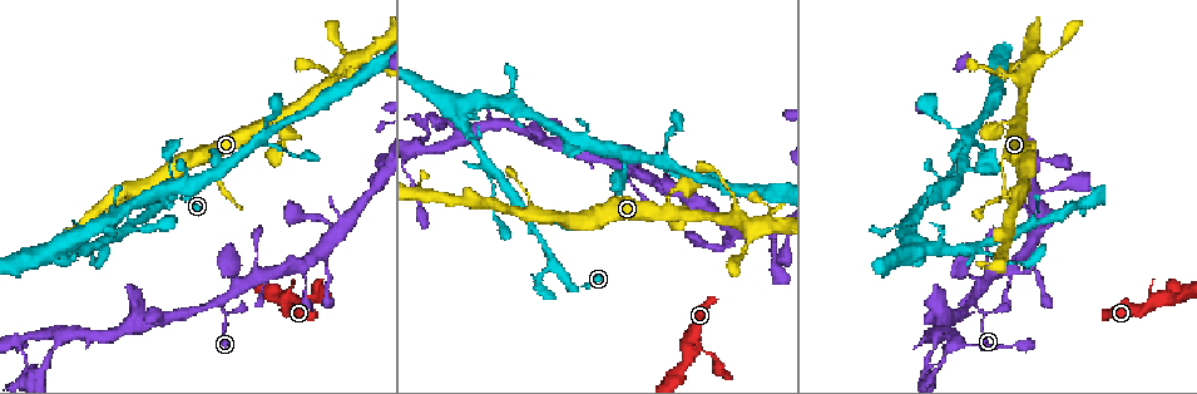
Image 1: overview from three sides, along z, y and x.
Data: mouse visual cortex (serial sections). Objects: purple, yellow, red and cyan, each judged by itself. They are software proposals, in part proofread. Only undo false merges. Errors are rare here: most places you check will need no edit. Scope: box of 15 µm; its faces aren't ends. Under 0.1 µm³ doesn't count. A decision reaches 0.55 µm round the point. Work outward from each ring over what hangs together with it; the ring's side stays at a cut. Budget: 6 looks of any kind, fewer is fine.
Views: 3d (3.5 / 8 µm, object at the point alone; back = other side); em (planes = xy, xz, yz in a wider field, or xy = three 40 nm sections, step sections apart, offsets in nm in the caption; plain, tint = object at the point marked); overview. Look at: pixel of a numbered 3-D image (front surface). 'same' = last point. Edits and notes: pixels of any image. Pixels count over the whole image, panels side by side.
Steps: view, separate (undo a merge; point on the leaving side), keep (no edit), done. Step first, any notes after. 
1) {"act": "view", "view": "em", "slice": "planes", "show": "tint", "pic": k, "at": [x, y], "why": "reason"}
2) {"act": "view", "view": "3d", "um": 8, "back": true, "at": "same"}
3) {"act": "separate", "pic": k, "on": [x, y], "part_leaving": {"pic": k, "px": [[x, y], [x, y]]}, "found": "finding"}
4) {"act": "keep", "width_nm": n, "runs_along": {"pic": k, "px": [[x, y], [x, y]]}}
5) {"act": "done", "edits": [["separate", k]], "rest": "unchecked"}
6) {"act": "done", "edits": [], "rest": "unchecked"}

{"act": "view", "view": "3d", "um": 3.5, "pic": 1, "at": [173, 198], "why": "abrupt turn"}

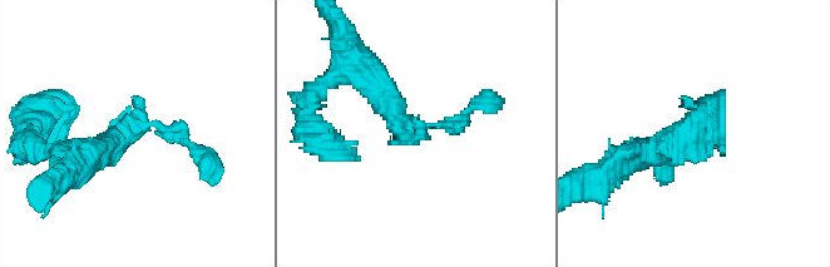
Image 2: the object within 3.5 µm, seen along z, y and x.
{"act": "view", "view": "em", "slice": "xy", "step": 2, "show": "tint", "pic": 2, "at": [127, 126], "why": "shape alone is not enough"}

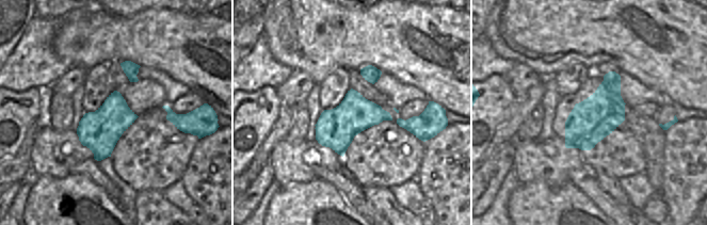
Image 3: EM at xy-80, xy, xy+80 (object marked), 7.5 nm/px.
{"act": "keep", "runs_along": {"pic": 2, "px": [[479, 105], [451, 125], [409, 128], [367, 67]]}, "found": "continuous, no second cell"}

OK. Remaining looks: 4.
{"act": "view", "view": "3d", "um": 3.5, "pic": 1, "at": [159, 320], "why": "narrows sharply"}

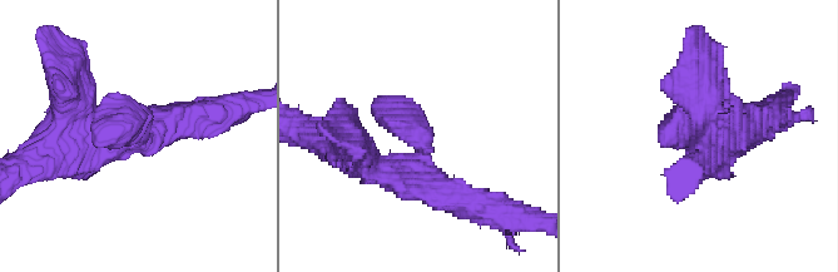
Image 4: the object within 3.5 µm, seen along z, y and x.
{"act": "view", "view": "em", "slice": "xy", "step": 1, "show": "tint", "pic": 4, "at": [423, 146], "why": "shape alone is not enough"}

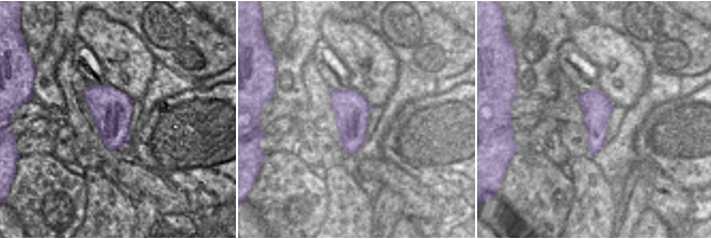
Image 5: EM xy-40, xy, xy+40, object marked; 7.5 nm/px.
{"act": "keep", "runs_along": {"pic": 4, "px": [[452, 196], [376, 103]]}, "found": "one cell here"}

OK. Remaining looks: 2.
{"act": "view", "view": "3d", "um": 3.5, "pic": 1, "at": [439, 120], "why": "looks like a crossing"}

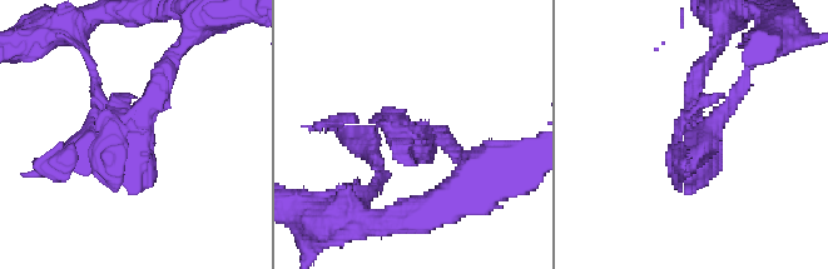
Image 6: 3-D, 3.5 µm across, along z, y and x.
{"act": "view", "view": "em", "slice": "planes", "show": "tint", "pic": 6, "at": [417, 132], "arms": 4, "arm_widths_nm": [200, 200, 200, 300]}

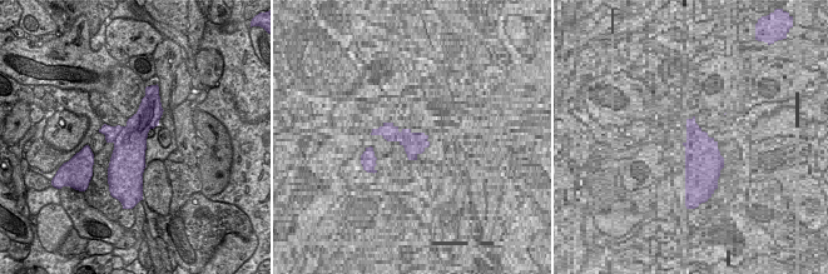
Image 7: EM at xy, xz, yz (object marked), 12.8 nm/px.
{"act": "keep", "width_nm": 440, "runs_along": {"pic": 6, "px": [[178, 53], [158, 95], [74, 157]]}, "found": "all the same cell"}

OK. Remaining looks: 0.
{"act": "done", "edits": [], "rest": "unchecked"}

